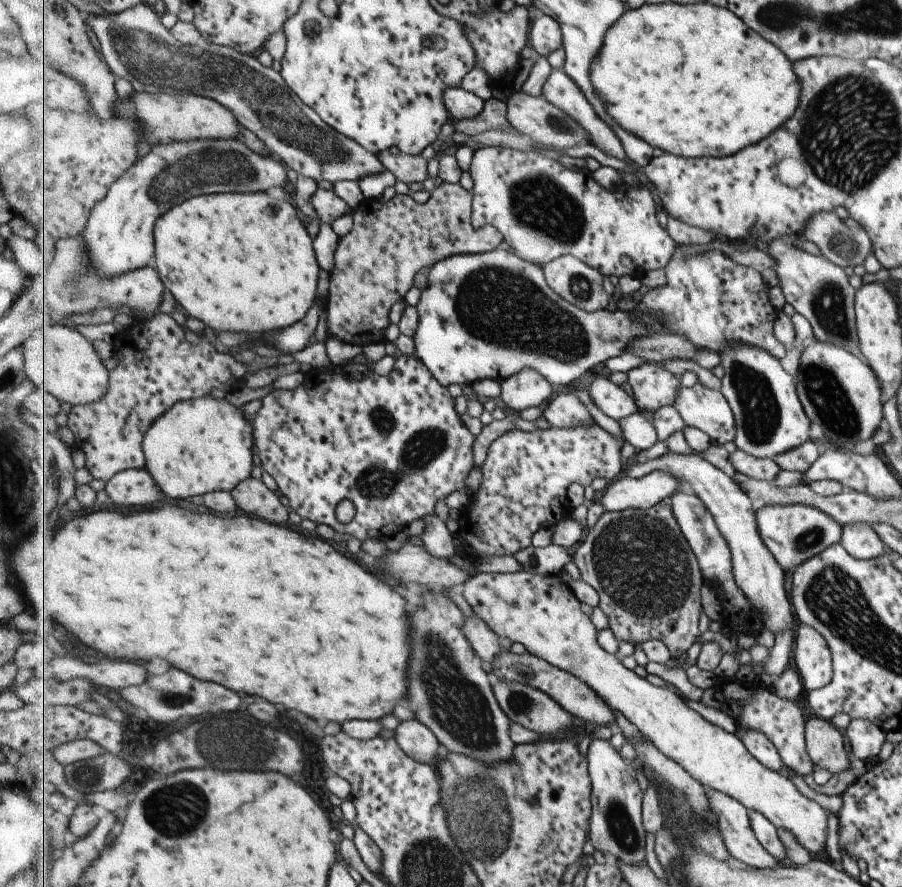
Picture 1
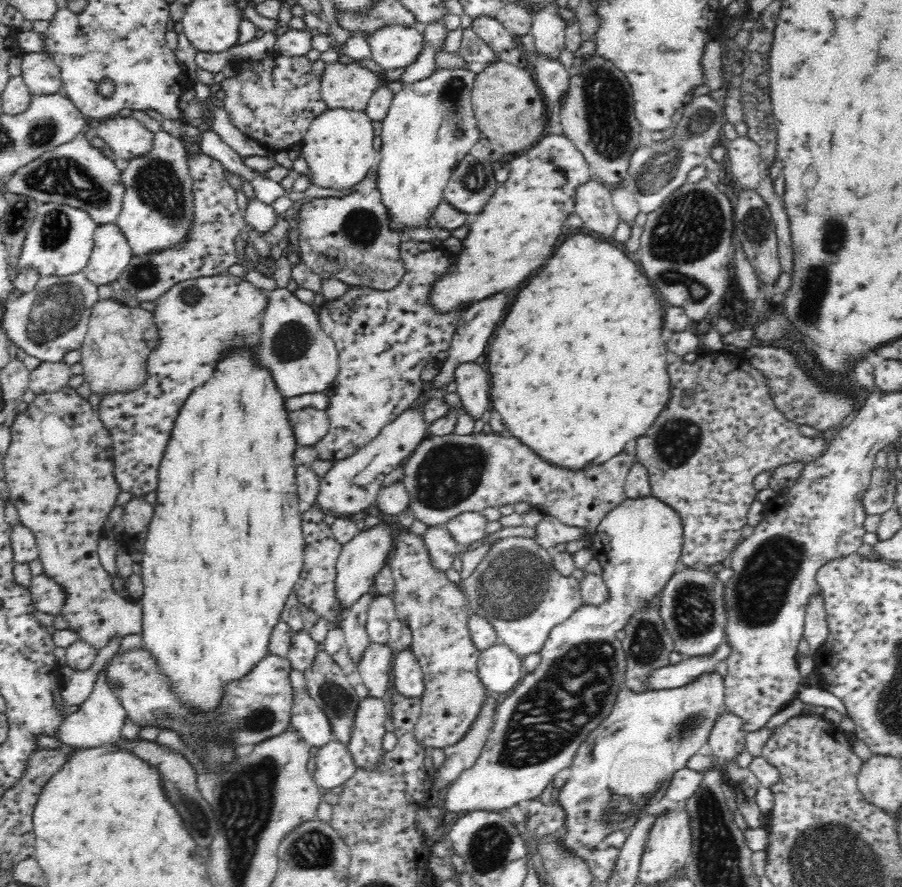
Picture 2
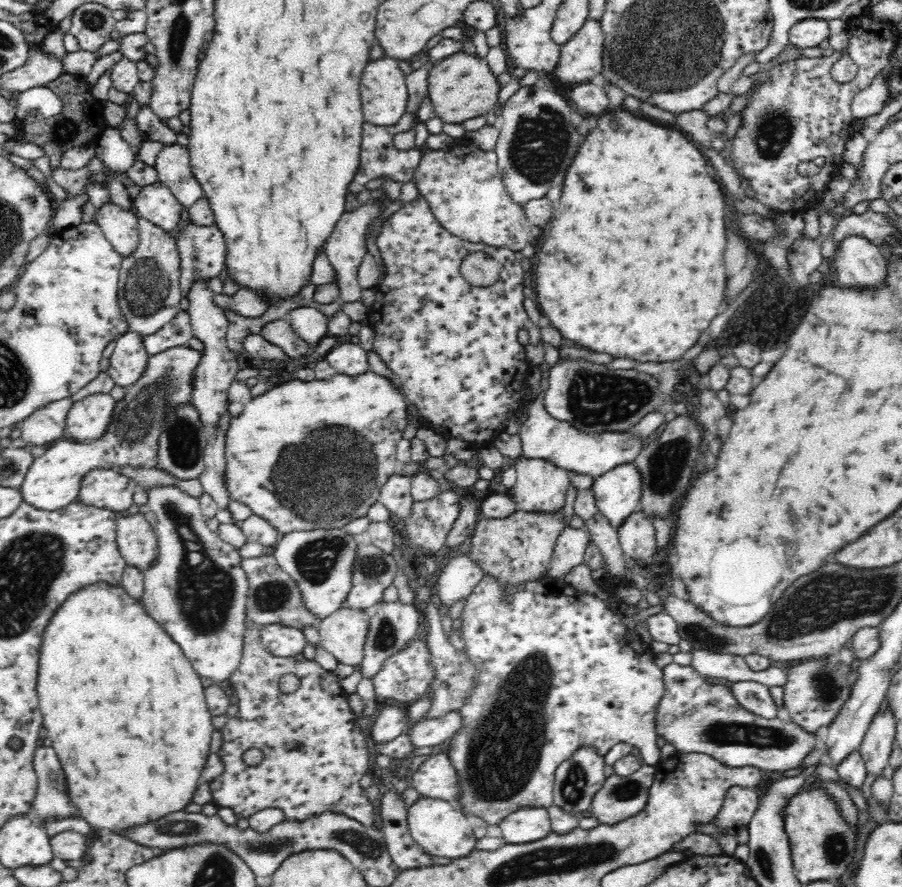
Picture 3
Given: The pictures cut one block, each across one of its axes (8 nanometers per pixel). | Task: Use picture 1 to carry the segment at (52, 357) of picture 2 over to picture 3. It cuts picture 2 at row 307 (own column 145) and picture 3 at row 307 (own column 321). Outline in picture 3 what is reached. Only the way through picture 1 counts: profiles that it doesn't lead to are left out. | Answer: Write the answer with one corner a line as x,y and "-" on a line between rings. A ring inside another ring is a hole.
136,215
139,243
136,250
120,263
116,303
128,323
126,332
143,337
158,332
180,312
180,300
184,296
180,286
180,255
168,231
160,229
152,221

